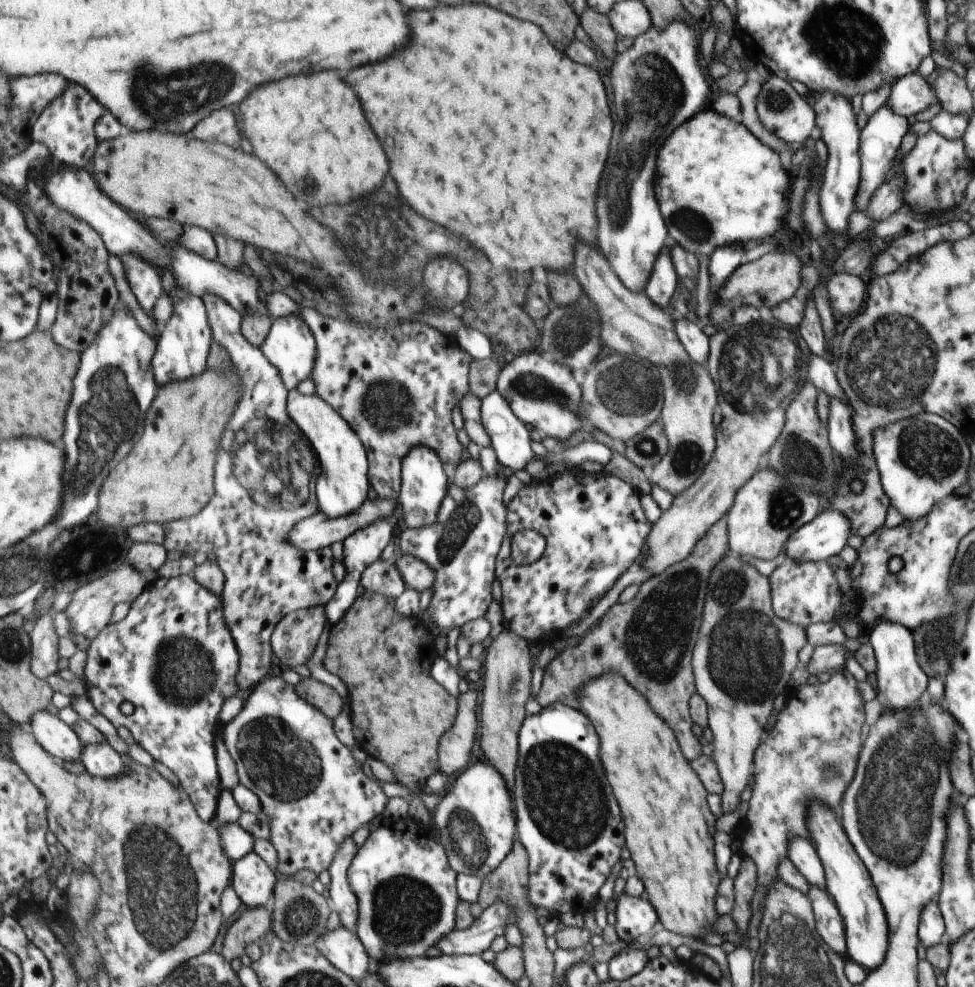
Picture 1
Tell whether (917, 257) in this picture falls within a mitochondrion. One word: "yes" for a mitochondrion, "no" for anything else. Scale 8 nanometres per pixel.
no

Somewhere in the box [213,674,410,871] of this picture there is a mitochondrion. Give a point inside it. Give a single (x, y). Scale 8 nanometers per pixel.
(286, 764)

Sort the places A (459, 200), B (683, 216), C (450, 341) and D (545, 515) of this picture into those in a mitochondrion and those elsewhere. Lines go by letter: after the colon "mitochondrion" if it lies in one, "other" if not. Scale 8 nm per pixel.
A: other
B: mitochondrion
C: other
D: other

